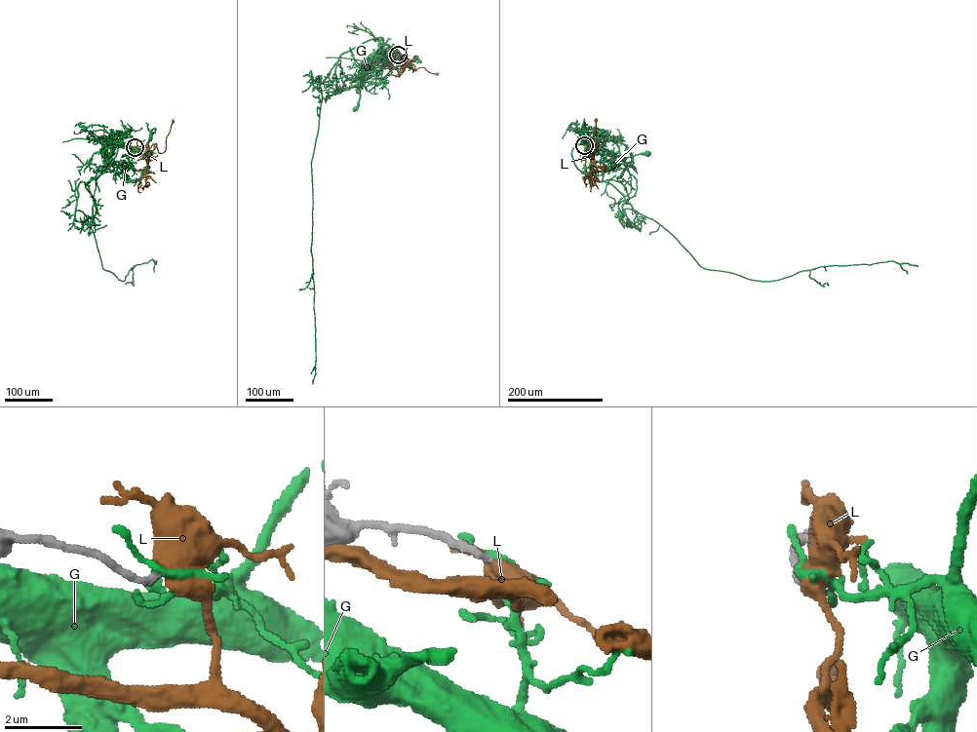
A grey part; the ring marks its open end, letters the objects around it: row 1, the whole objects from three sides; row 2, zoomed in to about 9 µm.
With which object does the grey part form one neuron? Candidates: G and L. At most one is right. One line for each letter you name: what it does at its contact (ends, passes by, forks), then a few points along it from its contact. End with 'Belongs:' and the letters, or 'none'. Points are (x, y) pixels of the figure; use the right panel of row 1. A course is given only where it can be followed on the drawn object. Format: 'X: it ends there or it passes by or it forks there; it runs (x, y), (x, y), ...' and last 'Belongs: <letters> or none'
L: it passes by; it runs (584, 145), (591, 148), (596, 142), (596, 147), (591, 151), (596, 120)
Belongs: L

